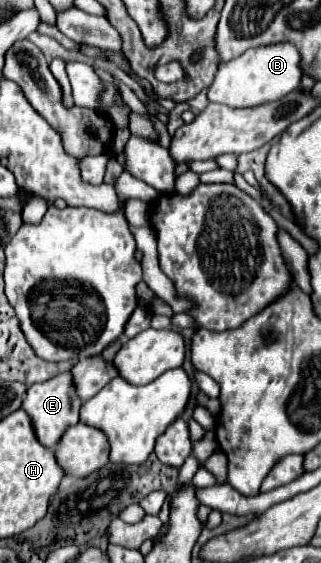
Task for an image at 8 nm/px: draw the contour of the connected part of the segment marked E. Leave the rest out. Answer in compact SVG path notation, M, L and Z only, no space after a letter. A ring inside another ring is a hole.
M60 373L60 375L52 377L50 381L42 381L42 383L30 385L28 387L28 395L24 399L24 405L22 405L22 409L30 415L30 419L34 423L38 441L42 445L46 445L46 447L56 447L58 439L62 437L62 433L68 427L72 427L72 425L76 425L80 421L78 419L80 407L82 407L82 399L76 393L72 373Z

